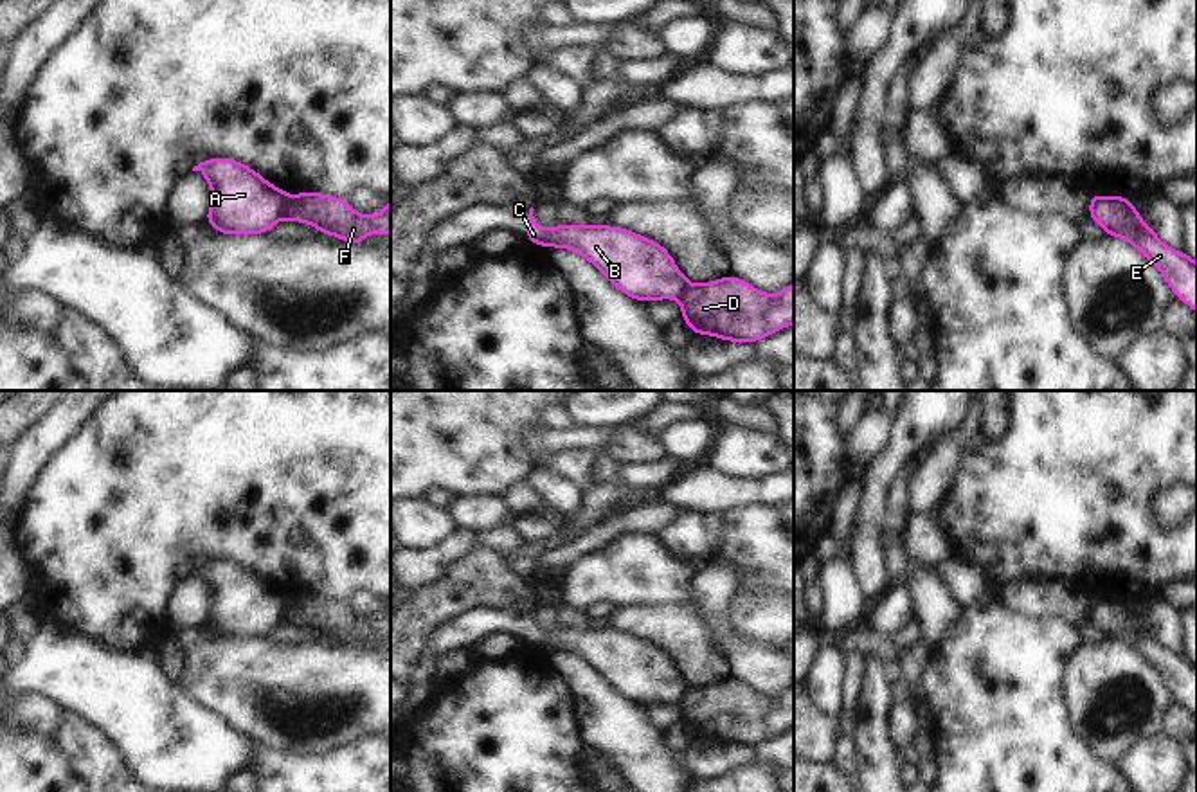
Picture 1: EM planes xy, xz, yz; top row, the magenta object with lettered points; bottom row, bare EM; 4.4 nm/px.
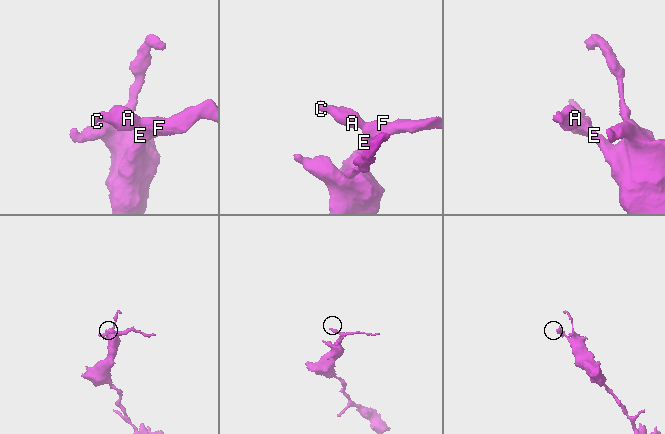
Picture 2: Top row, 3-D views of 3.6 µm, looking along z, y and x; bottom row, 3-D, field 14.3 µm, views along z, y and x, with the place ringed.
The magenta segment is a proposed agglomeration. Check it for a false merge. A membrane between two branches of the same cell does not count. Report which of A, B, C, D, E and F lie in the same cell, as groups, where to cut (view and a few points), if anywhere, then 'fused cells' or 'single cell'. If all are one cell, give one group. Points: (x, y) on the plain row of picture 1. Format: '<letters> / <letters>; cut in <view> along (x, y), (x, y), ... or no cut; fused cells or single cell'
A B C / D E F; cut in xy along (290, 600), (281, 621); fused cells

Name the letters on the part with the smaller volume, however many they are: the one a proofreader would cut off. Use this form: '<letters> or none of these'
A, B, C

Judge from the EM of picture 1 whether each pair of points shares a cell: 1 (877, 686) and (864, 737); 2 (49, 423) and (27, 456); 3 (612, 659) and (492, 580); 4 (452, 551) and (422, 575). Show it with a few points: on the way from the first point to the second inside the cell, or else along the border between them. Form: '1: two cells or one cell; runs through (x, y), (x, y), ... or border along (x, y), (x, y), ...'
1: one cell; runs through (877, 699), (872, 724)
2: one cell; runs through (49, 431), (33, 449)
3: two cells; border along (490, 607), (506, 607), (519, 600), (531, 611)
4: one cell; runs through (445, 551), (429, 567)

